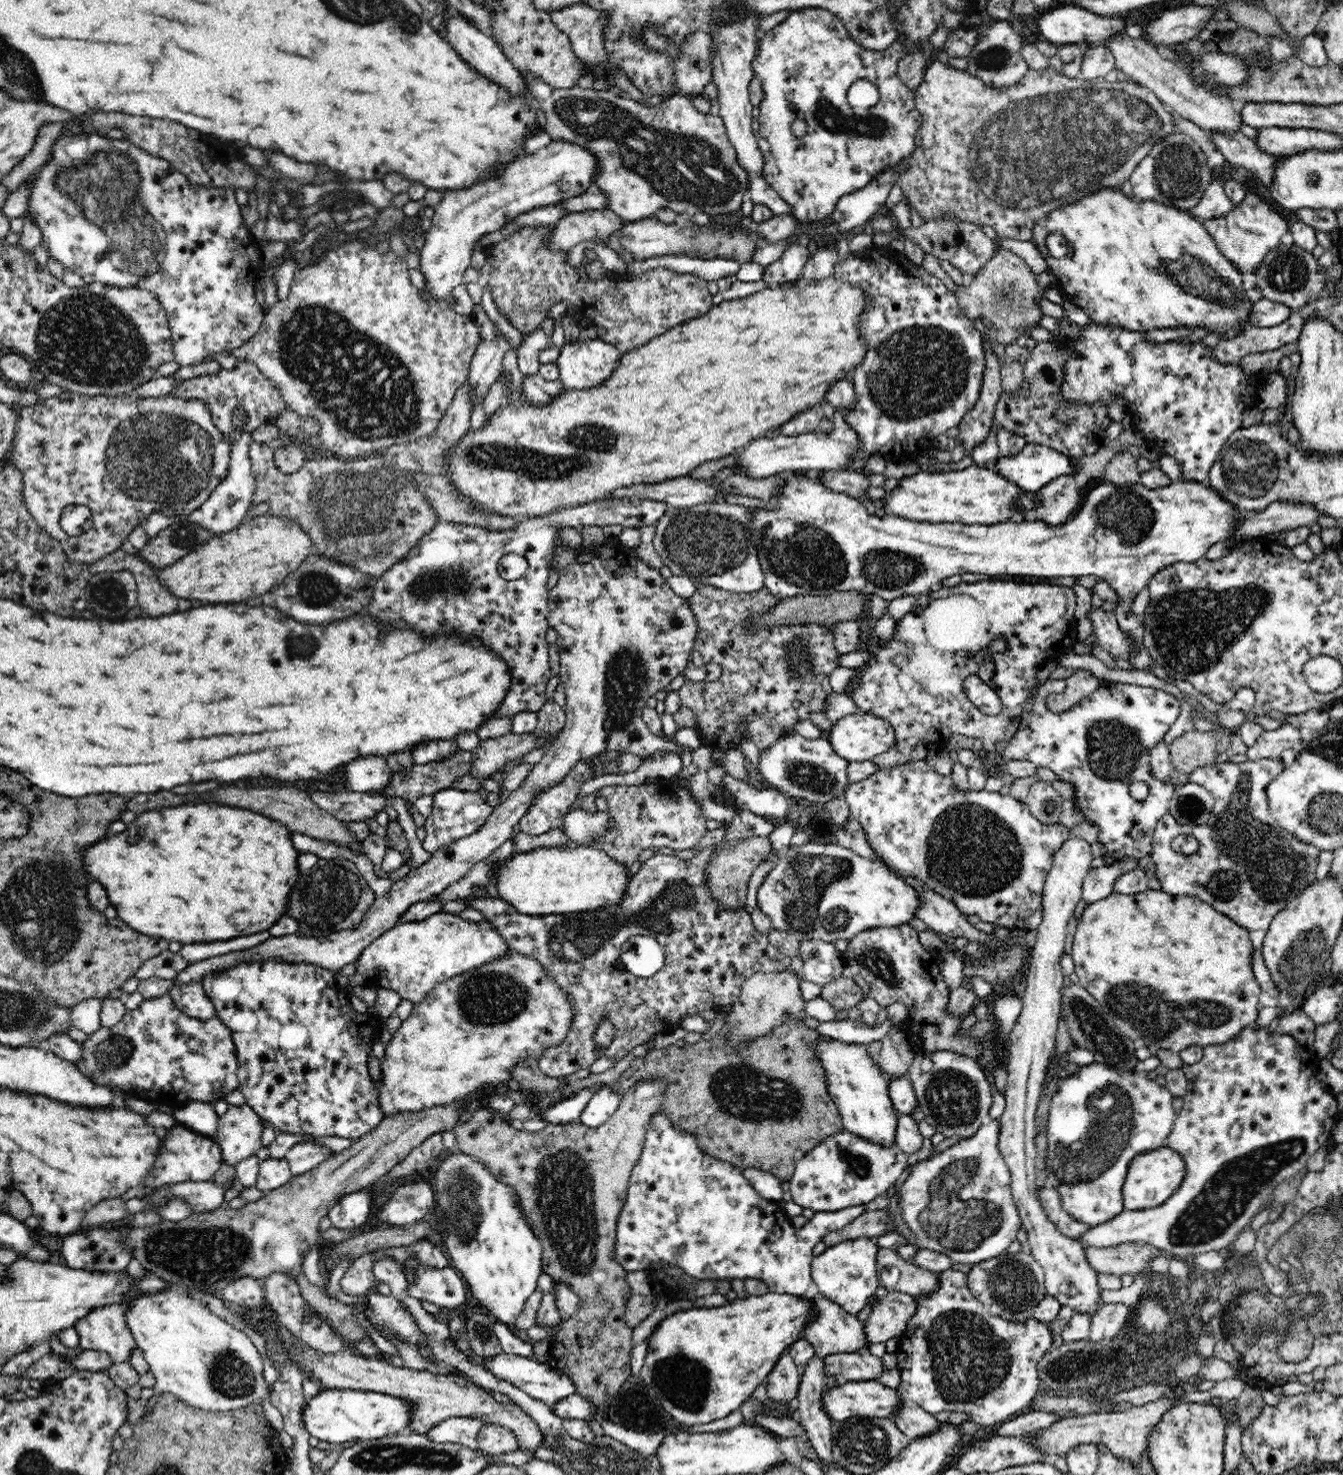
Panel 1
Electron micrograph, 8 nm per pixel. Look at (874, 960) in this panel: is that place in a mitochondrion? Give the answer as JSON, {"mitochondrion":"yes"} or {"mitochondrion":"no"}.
{"mitochondrion":"yes"}

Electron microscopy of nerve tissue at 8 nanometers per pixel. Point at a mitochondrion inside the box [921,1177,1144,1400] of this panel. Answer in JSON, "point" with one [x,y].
{"point":[1079,1364]}

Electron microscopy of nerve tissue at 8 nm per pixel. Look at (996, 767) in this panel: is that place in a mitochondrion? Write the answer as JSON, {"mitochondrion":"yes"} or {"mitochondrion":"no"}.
{"mitochondrion":"no"}

